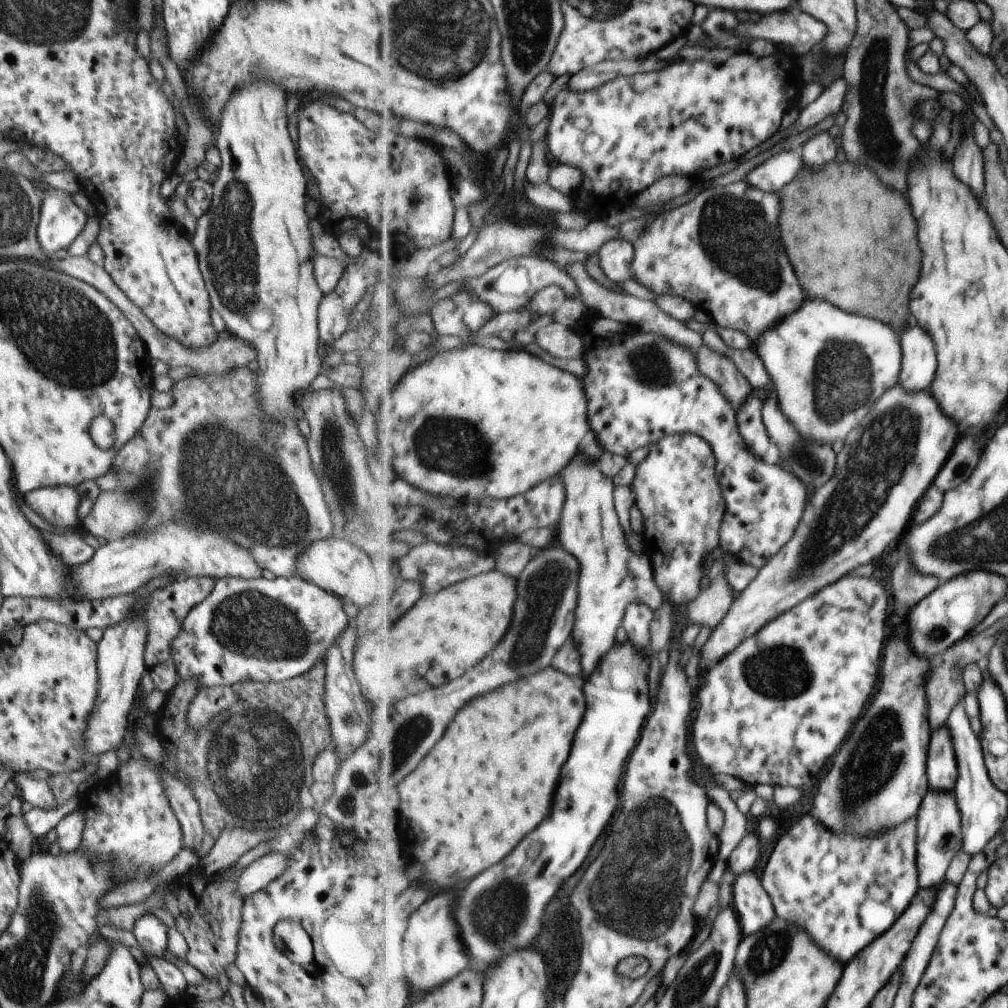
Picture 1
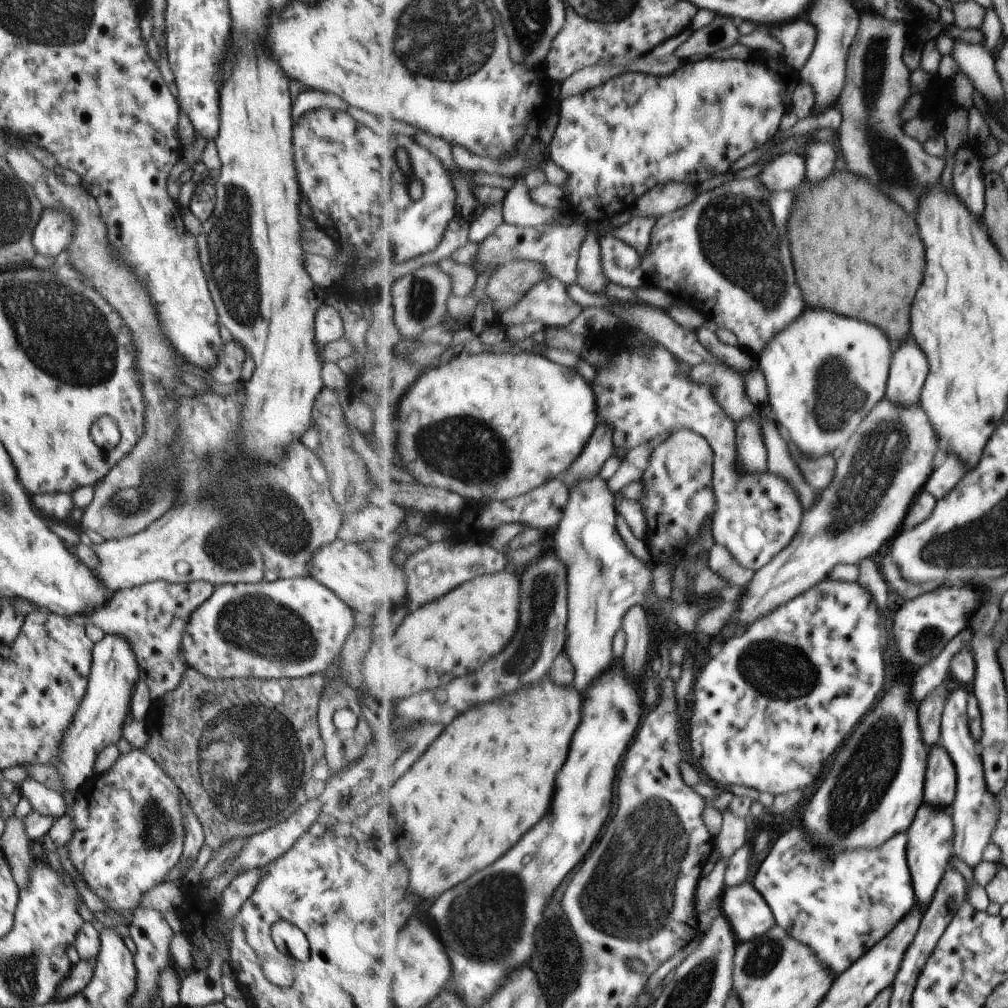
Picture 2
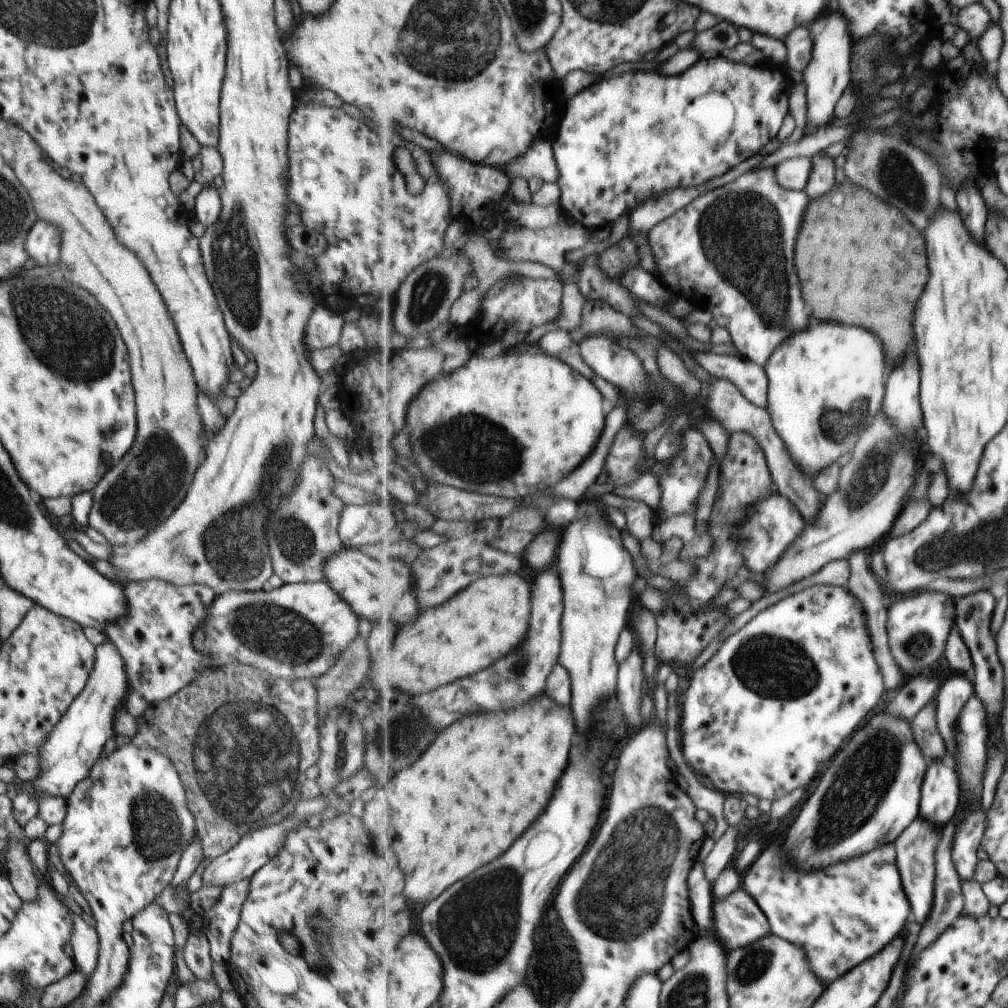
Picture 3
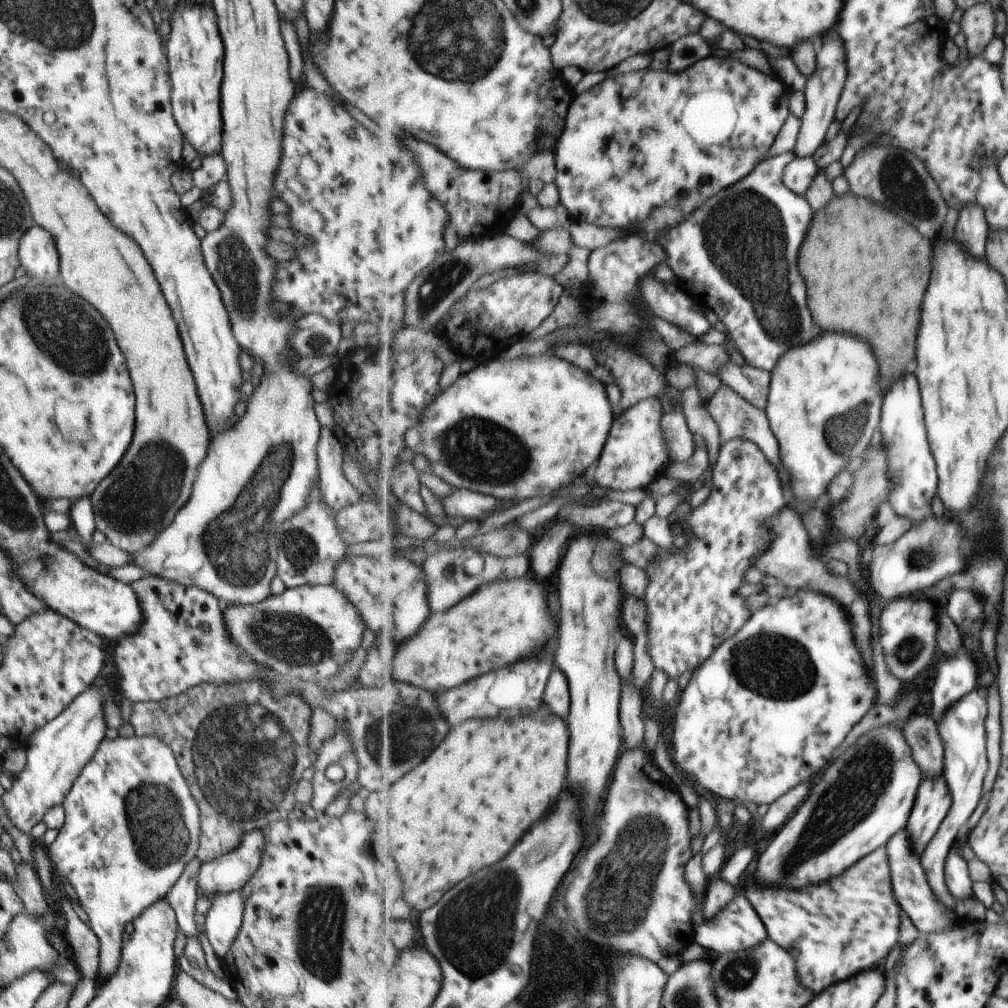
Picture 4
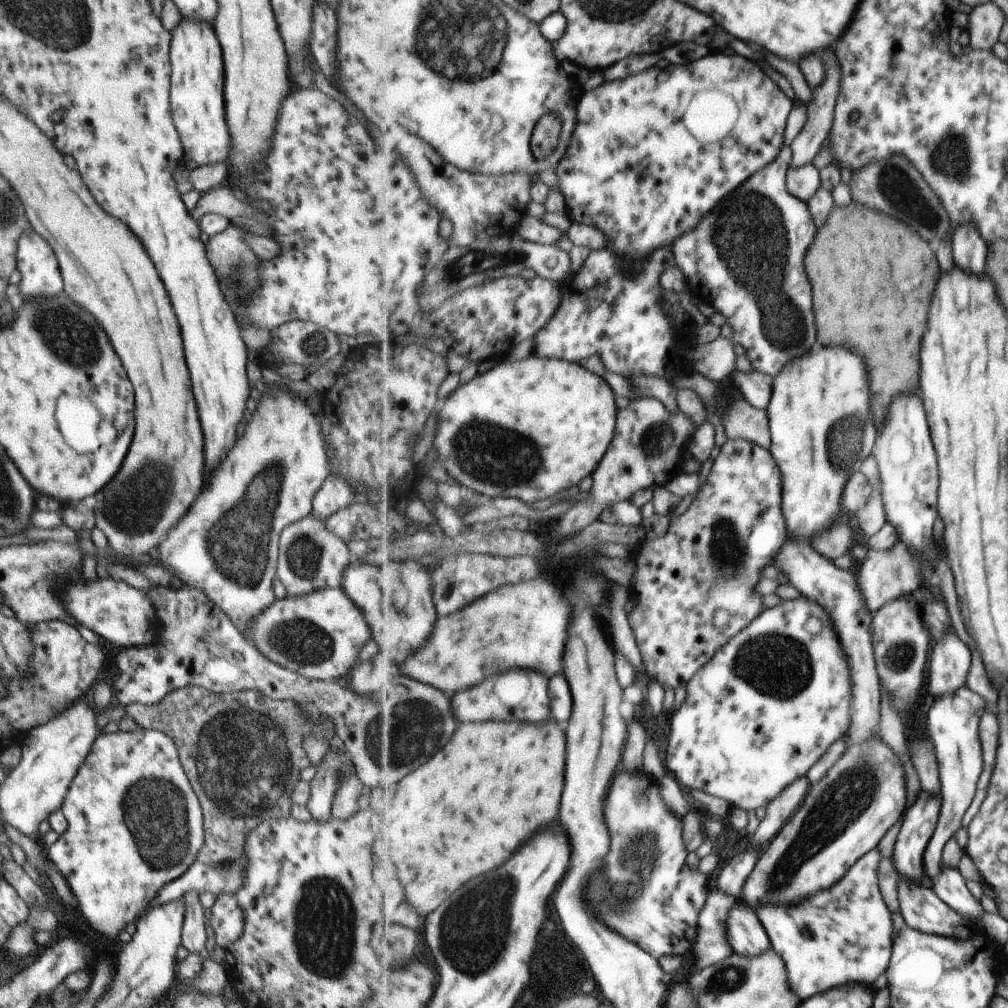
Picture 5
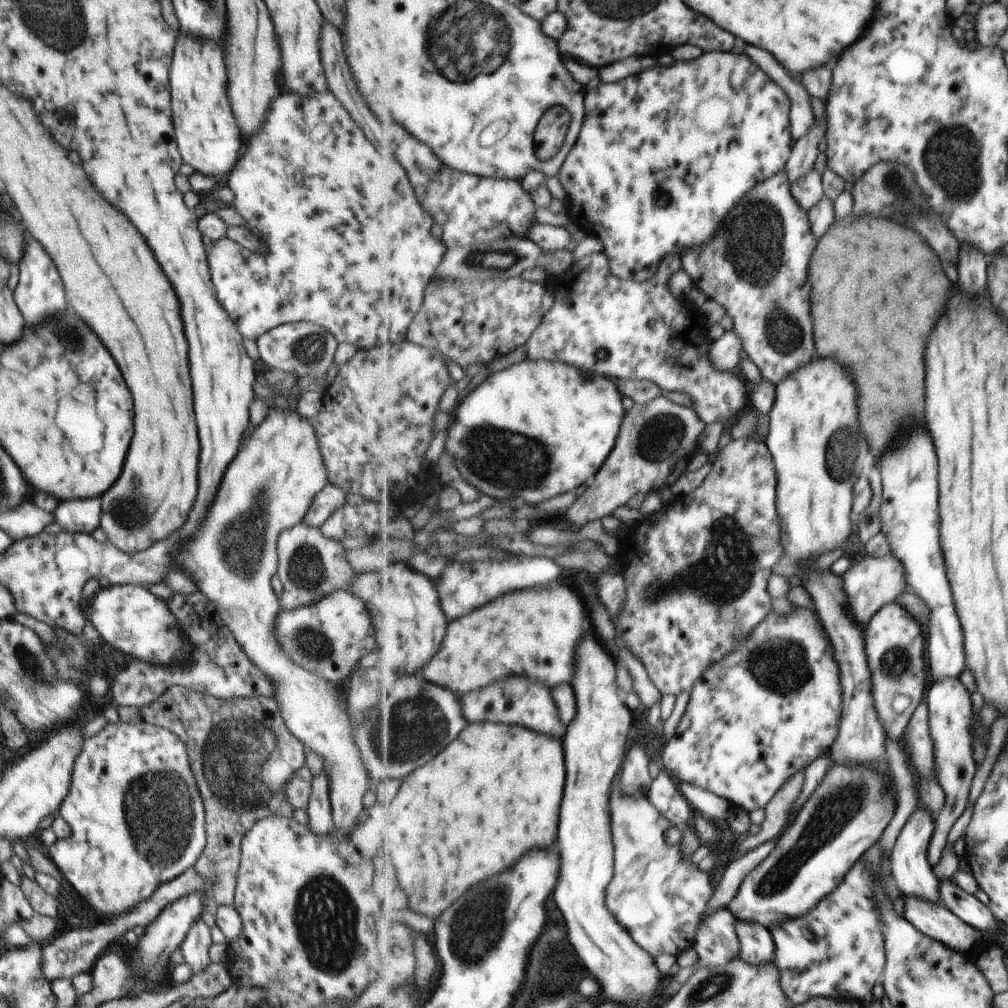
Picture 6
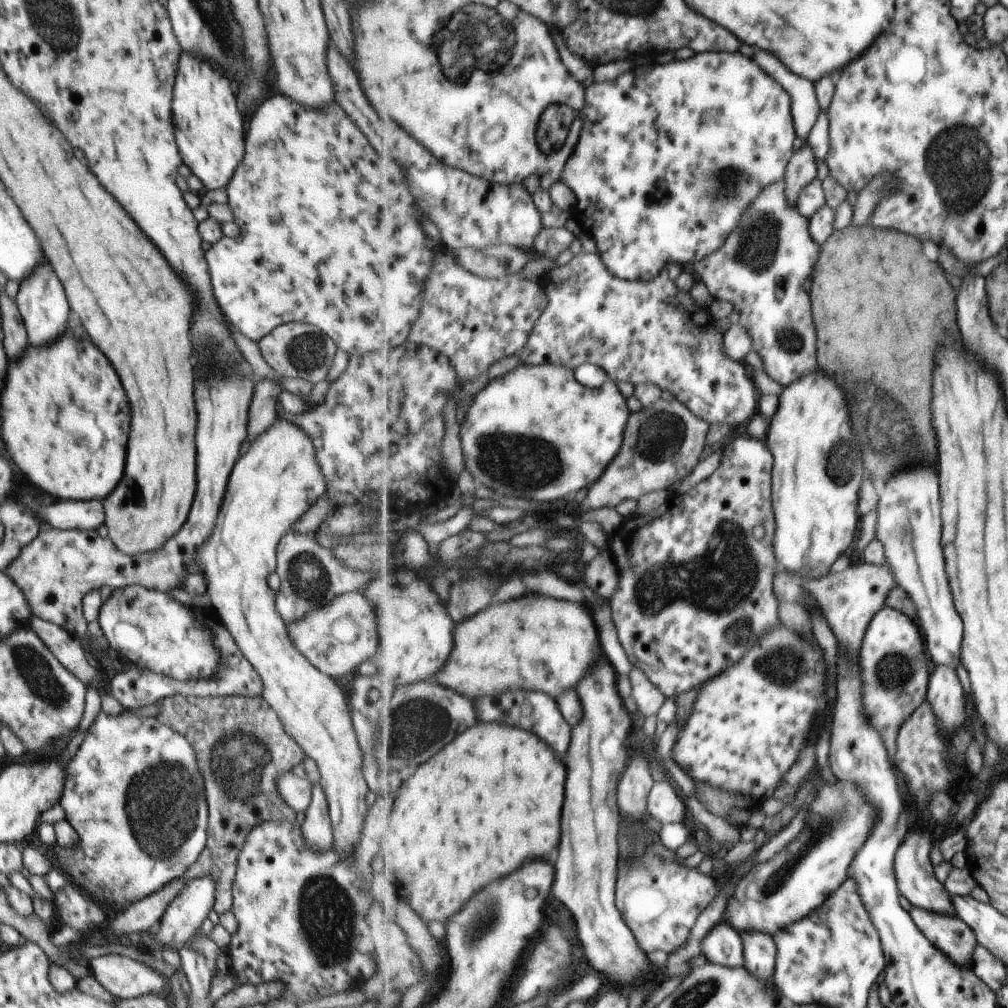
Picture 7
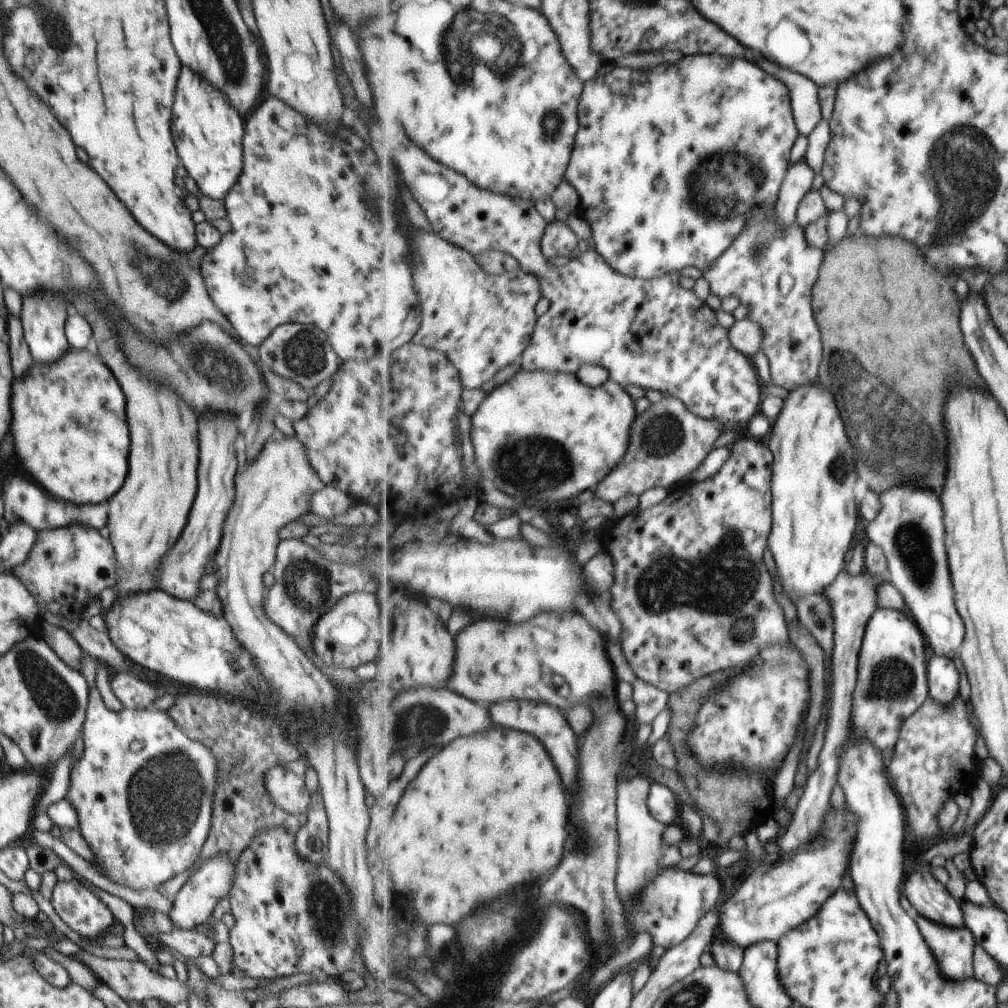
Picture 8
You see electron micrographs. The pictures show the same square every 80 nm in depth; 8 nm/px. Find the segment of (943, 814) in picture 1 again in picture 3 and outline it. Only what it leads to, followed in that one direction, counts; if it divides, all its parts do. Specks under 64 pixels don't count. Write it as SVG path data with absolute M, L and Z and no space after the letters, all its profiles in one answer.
M917 817L913 824L910 824L905 832L895 841L897 847L897 860L904 880L905 890L907 891L910 903L912 904L912 914L915 915L917 922L926 925L931 919L936 900L936 878L937 878L937 859L936 850L942 841L944 828L935 823Z

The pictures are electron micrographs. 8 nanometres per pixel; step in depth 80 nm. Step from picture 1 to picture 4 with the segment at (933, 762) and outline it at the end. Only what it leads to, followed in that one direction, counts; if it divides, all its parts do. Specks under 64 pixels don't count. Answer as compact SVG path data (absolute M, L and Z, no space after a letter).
M943 773L923 780L912 818L905 828L910 832L915 850L920 855L924 854L927 845L948 817L953 801L950 784Z

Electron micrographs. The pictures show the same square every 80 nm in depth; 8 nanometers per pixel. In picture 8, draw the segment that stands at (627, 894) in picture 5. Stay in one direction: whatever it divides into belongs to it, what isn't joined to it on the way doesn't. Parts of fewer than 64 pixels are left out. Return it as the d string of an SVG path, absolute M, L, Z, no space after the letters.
M665 868L641 890L641 896L635 900L635 908L631 908L631 922L637 932L648 932L653 936L654 945L669 950L689 939L689 934L697 928L699 918L707 914L705 892L721 890L721 882L715 878L715 874L699 875L691 870L685 872L679 868Z

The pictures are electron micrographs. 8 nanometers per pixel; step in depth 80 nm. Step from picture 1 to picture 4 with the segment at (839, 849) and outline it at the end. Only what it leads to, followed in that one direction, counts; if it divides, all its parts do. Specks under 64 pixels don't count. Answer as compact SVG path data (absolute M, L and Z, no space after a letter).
M882 846L858 860L849 867L847 872L835 876L833 880L803 888L803 890L775 888L775 886L765 888L765 885L761 886L756 881L756 876L753 874L755 874L754 869L744 885L746 895L764 920L768 928L768 936L790 953L793 952L793 956L797 956L797 966L801 968L798 975L805 988L813 988L812 991L818 995L831 984L850 979L861 970L867 970L873 966L883 968L892 960L896 952L893 946L899 942L903 908L893 896L892 868L887 846Z

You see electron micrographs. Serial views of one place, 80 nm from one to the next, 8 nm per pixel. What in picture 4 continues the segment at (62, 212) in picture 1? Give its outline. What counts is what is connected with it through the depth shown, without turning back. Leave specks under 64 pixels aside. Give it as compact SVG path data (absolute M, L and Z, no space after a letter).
M39 225L29 227L18 240L19 266L37 280L48 285L59 281L58 254L52 236Z

